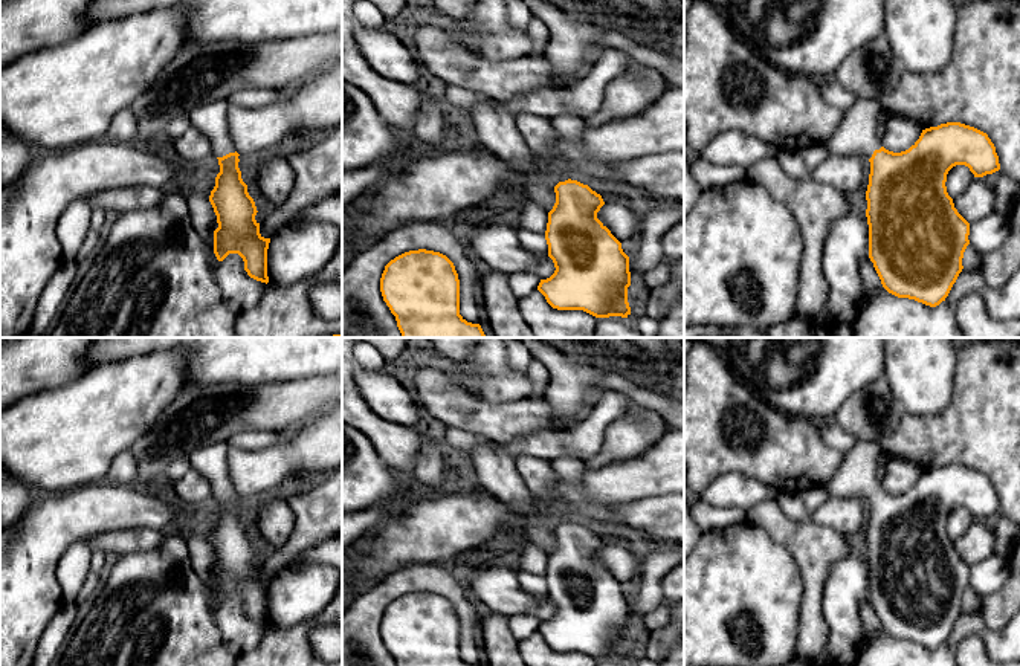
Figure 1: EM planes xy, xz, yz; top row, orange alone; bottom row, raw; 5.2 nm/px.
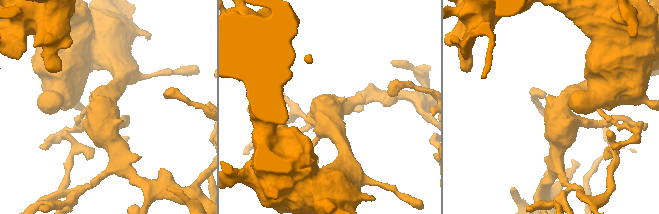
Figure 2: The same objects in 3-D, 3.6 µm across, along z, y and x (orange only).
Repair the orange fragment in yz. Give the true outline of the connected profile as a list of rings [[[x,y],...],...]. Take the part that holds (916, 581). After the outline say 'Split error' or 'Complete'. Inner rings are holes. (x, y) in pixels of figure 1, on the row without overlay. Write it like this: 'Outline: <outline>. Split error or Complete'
Outline: [[[857,441],[823,486],[831,496],[855,496],[870,504],[866,533],[869,600],[883,629],[898,640],[936,649],[945,643],[962,614],[964,594],[970,587],[970,565],[947,535],[947,516],[956,507],[968,509],[974,519],[993,516],[1000,512],[999,498],[986,475],[960,464],[925,470],[909,492],[889,493],[876,475],[880,457],[878,441]]]. Split error

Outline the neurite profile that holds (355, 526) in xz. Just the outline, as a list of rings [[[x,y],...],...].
[[[412,480],[406,484],[406,490],[397,503],[342,515],[342,550],[360,542],[366,533],[386,519],[392,510],[399,512],[408,504],[426,496],[429,495]]]

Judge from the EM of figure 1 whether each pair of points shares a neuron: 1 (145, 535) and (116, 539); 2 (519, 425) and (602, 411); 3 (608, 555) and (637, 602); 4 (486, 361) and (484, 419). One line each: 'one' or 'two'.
1: one
2: two
3: two
4: two

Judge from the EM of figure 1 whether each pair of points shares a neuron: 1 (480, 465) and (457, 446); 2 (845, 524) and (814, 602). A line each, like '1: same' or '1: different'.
1: different
2: different

